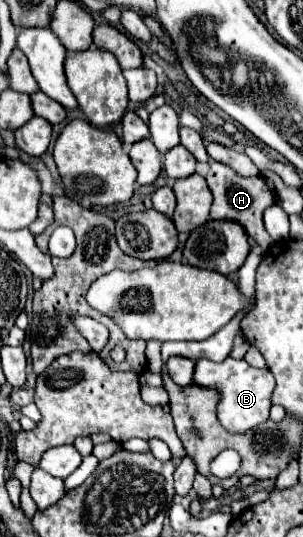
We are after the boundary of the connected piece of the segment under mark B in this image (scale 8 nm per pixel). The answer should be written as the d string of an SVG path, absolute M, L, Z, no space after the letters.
M228 357L222 363L214 363L210 359L198 359L194 371L194 383L202 387L218 389L220 401L217 405L217 417L224 429L230 433L246 433L250 427L256 427L268 421L270 411L270 395L274 391L274 375L268 369L254 369L246 361L236 361Z

